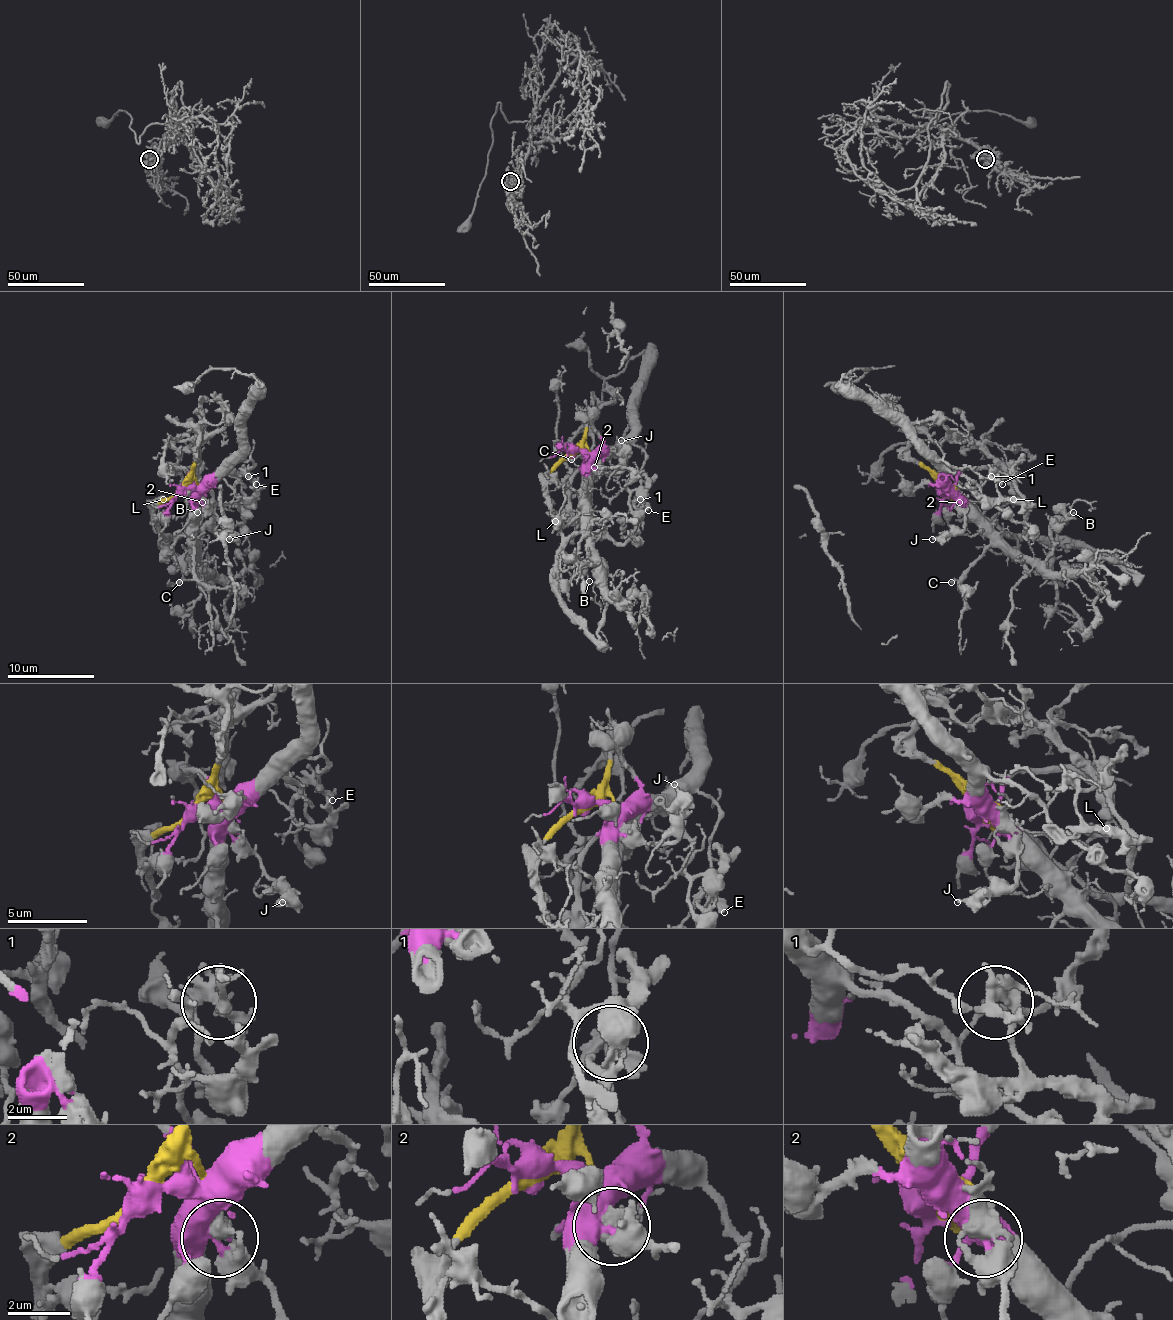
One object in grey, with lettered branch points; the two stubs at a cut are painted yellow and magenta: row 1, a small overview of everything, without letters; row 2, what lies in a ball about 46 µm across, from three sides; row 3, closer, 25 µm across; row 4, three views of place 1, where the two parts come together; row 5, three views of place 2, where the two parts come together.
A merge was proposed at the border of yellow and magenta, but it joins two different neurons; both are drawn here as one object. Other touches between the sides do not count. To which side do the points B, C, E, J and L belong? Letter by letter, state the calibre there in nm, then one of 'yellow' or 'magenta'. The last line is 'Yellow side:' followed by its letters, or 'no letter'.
B: 130 nm thick; magenta
C: 140 nm thick; magenta
E: 320 nm thick; yellow
J: 280 nm thick; magenta
L: 300 nm thick; yellow
Yellow side: E, L

